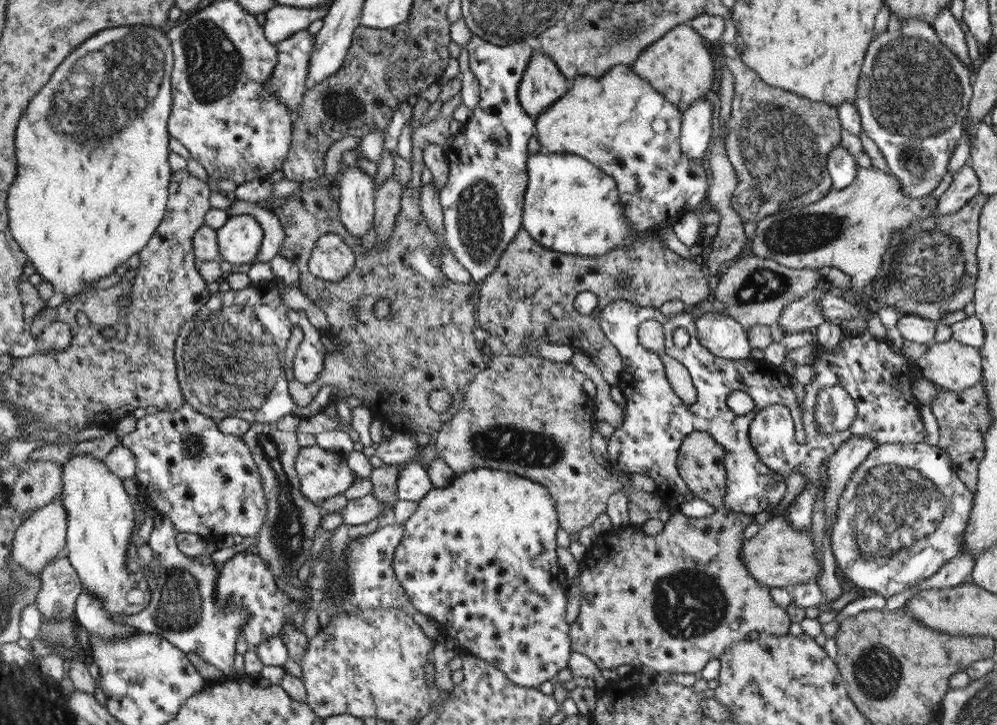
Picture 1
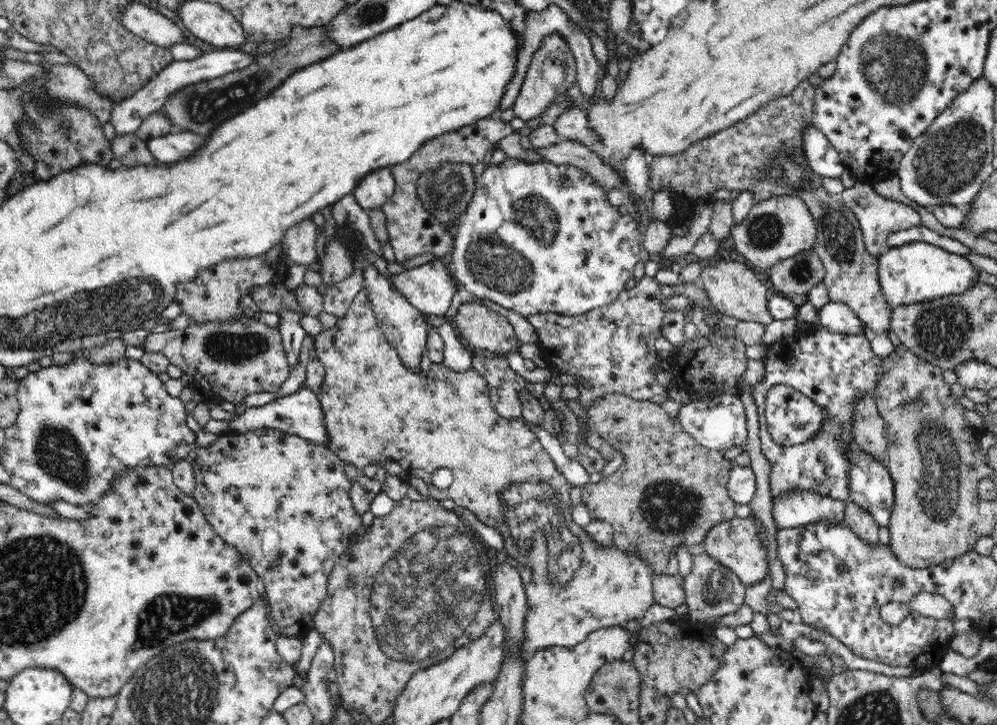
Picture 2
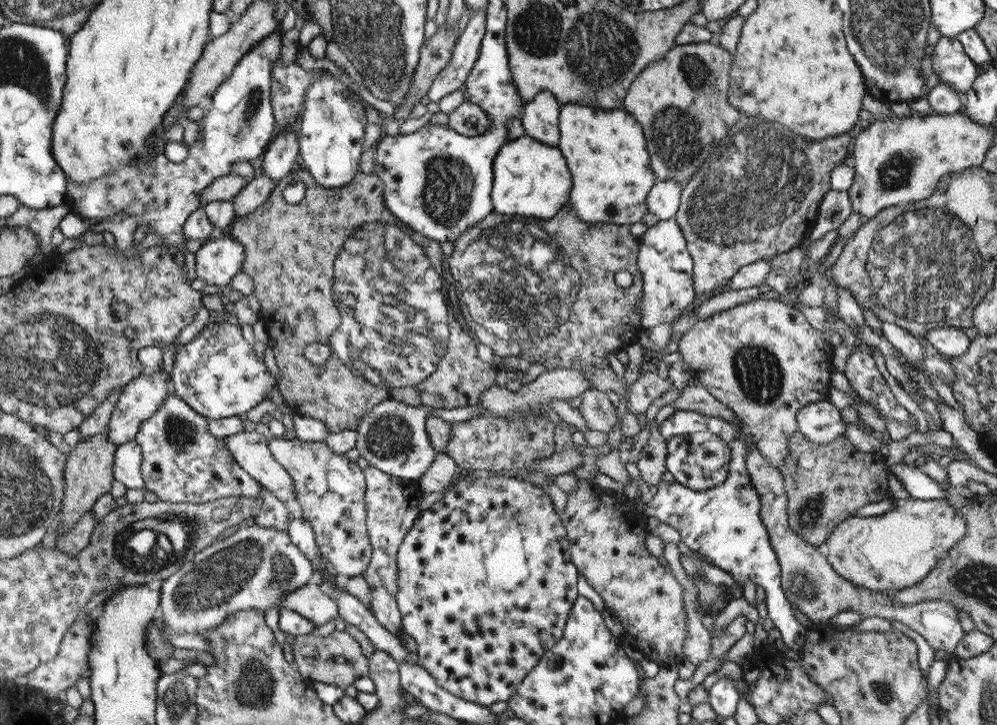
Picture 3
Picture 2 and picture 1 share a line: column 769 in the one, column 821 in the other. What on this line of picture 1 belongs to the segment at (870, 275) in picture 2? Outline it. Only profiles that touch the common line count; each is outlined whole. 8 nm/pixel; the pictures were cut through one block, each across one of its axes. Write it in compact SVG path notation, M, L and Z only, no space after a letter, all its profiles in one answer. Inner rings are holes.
M722 42L720 43L720 48L723 51L726 64L728 64L728 68L730 68L730 72L733 74L735 88L735 93L732 99L732 111L730 111L730 137L728 137L728 140L725 142L728 160L734 167L737 176L737 185L733 192L733 198L731 199L731 207L741 216L741 220L744 220L744 222L748 220L748 222L756 223L766 216L780 212L780 210L788 210L818 202L818 200L824 198L832 188L832 180L830 178L829 170L826 168L828 155L832 148L841 146L842 129L838 118L838 107L832 106L832 104L826 102L814 102L809 98L801 98L791 92L783 91L782 88L770 86L766 84L766 82L764 82L754 70L750 70L750 68L742 62L740 54L736 52L736 48L734 48L732 43Z

